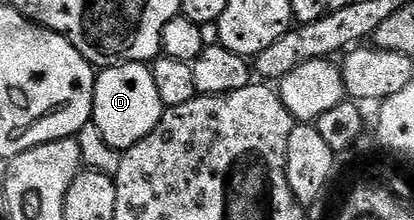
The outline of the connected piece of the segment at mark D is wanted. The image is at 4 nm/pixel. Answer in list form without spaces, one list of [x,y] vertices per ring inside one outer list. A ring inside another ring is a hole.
[[[120,63],[116,67],[105,67],[97,74],[91,122],[102,129],[102,137],[123,153],[138,141],[142,141],[158,125],[165,113],[162,97],[154,86],[151,66],[142,63]]]

